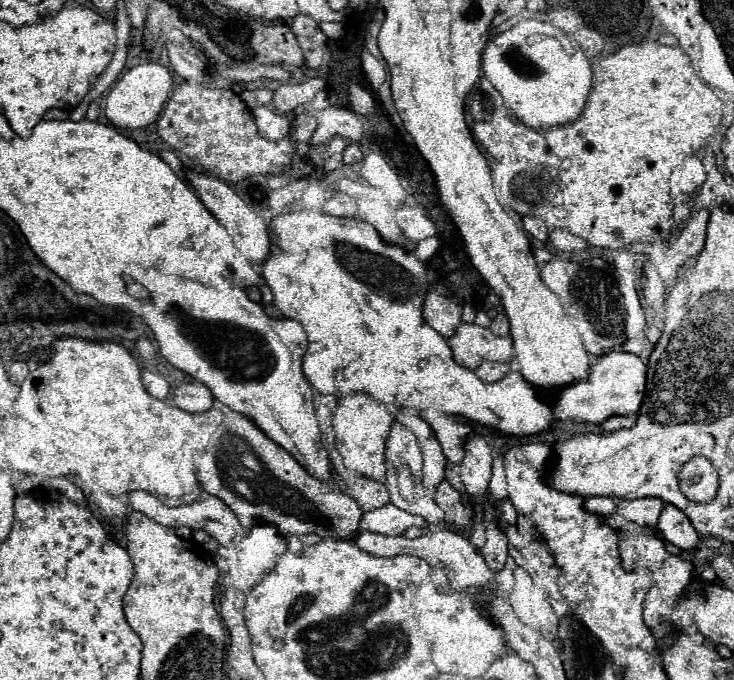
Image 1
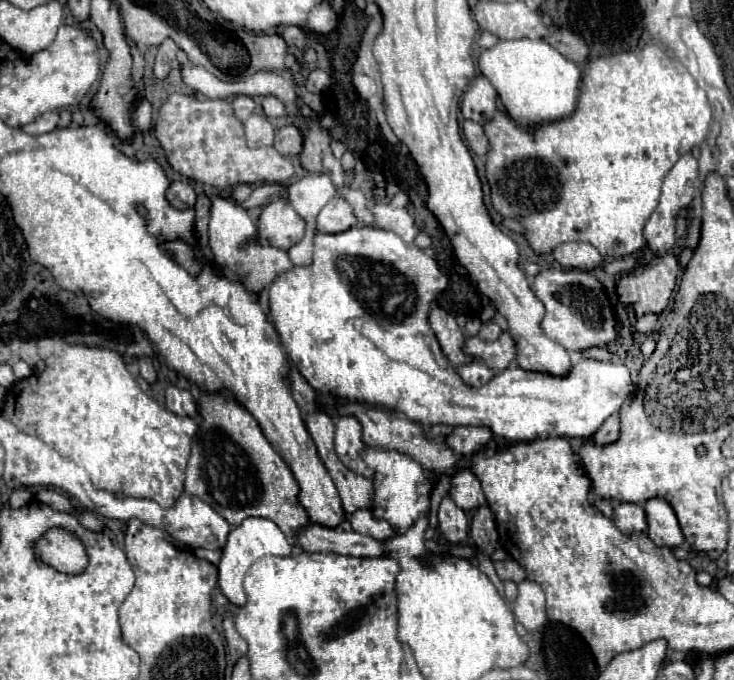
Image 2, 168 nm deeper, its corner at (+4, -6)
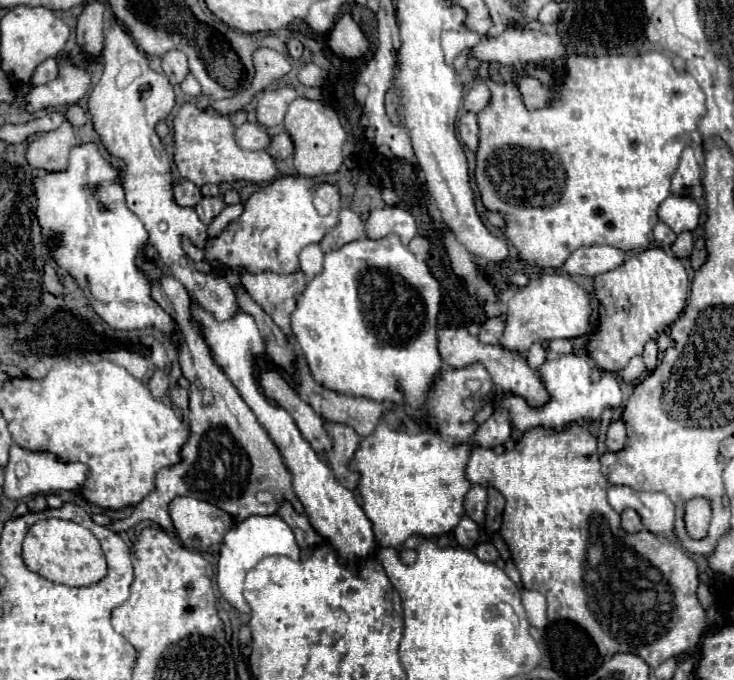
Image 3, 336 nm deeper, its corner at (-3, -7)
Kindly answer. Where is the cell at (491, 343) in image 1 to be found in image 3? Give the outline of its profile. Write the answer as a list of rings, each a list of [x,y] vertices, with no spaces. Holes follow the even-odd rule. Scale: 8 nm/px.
[[[544,273],[538,279],[530,281],[524,289],[514,291],[514,295],[508,301],[506,315],[506,329],[500,339],[500,347],[514,353],[526,353],[528,347],[538,339],[552,341],[576,339],[586,335],[590,327],[592,305],[586,289],[572,281],[566,273]]]

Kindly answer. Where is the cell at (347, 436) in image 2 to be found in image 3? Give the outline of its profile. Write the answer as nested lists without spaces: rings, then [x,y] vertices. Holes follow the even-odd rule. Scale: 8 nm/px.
[[[326,423],[326,429],[328,429],[330,437],[334,439],[332,451],[328,453],[326,461],[330,463],[336,479],[342,485],[346,485],[348,489],[356,489],[358,481],[360,481],[360,473],[352,471],[348,467],[348,463],[354,457],[356,449],[360,447],[360,435],[352,427],[340,425],[340,423]]]

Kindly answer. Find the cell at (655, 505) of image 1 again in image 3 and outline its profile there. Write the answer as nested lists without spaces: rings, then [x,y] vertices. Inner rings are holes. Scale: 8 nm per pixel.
[[[626,509],[620,513],[622,515],[622,529],[626,533],[636,533],[636,531],[644,531],[644,525],[642,525],[642,519],[636,511],[632,509]]]

